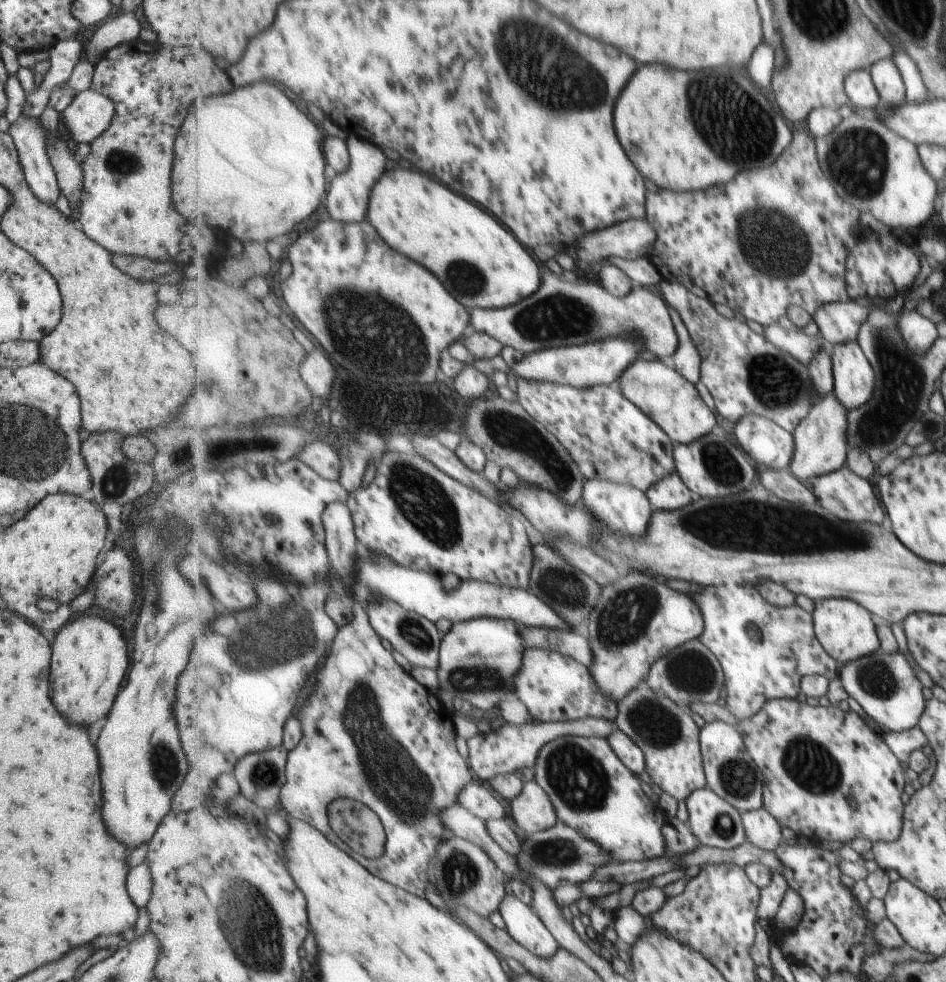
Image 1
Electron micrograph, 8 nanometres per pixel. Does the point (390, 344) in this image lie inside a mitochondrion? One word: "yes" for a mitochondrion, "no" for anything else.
yes

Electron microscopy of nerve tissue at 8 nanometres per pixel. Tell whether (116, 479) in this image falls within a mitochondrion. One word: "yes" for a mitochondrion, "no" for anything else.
yes

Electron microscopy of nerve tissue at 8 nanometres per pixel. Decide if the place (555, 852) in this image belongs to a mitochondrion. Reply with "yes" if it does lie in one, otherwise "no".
yes

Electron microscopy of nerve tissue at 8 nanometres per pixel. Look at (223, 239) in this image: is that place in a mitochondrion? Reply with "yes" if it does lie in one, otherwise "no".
no

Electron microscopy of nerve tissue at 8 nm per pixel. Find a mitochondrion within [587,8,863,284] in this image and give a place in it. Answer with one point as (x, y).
(755, 128)

